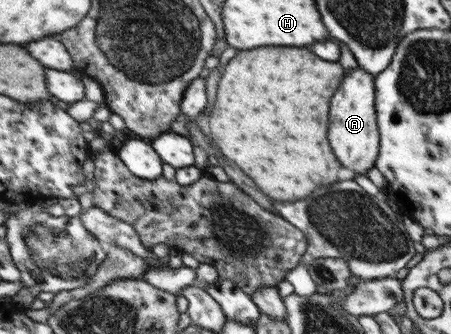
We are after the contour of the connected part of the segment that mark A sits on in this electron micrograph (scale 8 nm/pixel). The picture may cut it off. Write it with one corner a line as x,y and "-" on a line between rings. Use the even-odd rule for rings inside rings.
356,67
345,73
345,86
337,90
333,110
329,110
329,146
333,146
333,154
341,158
341,166
354,174
365,174
377,158
379,136
374,102
374,76

